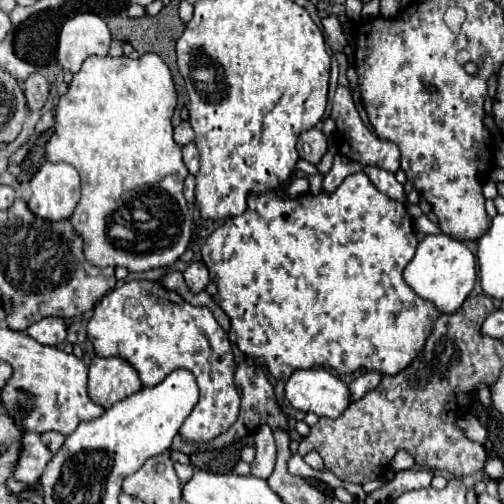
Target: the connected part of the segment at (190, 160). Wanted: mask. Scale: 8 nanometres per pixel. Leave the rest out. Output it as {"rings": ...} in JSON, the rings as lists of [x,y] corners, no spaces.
{"rings":[[[190,142],[182,148],[182,154],[184,154],[184,164],[188,166],[190,174],[196,174],[198,172],[198,150],[196,150],[196,144]]]}

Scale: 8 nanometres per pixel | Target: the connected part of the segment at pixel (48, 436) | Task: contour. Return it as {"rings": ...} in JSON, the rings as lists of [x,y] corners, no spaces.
{"rings":[[[46,432],[46,434],[42,434],[42,440],[52,452],[58,452],[58,448],[64,444],[64,436],[58,432]]]}

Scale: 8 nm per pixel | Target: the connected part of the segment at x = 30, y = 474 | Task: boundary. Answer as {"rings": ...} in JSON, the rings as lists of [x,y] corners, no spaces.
{"rings":[[[26,432],[22,434],[20,442],[22,442],[22,448],[20,448],[20,456],[18,456],[14,474],[6,480],[8,490],[14,494],[24,488],[34,486],[40,474],[44,472],[48,460],[52,458],[52,452],[40,440],[40,434]]]}

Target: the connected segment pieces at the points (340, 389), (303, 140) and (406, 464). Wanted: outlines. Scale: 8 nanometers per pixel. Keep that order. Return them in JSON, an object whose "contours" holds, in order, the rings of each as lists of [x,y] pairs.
{"contours":[[[[324,368],[296,370],[284,384],[284,394],[292,408],[338,418],[350,404],[348,386]]],[[[310,128],[308,132],[300,134],[298,138],[298,154],[300,158],[312,162],[312,164],[318,164],[320,158],[324,156],[328,144],[326,144],[326,136],[322,134],[320,128]]],[[[400,450],[400,452],[392,458],[392,462],[390,462],[390,468],[396,470],[396,472],[408,470],[408,468],[412,468],[412,466],[414,466],[414,458],[412,458],[406,450]]]]}

